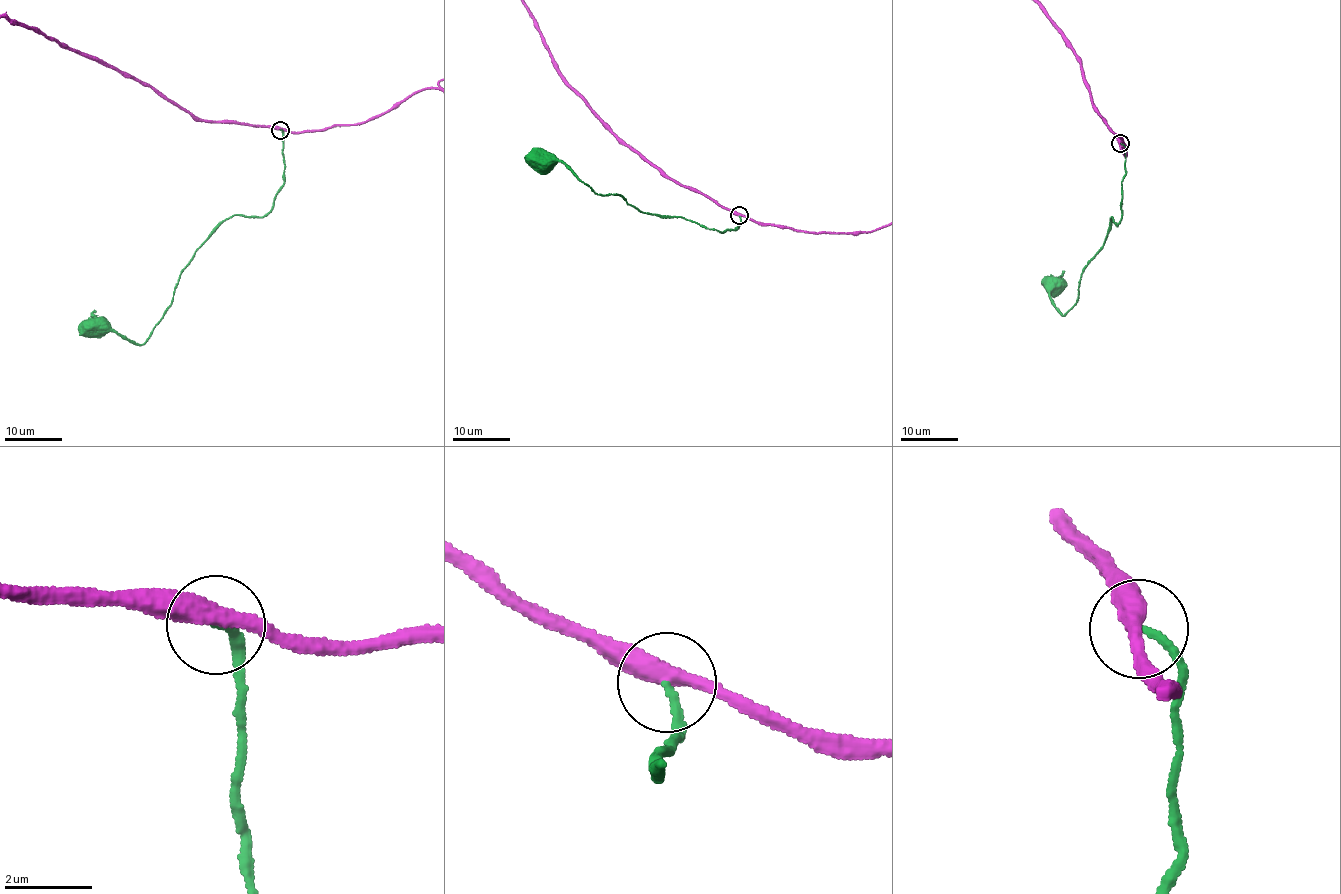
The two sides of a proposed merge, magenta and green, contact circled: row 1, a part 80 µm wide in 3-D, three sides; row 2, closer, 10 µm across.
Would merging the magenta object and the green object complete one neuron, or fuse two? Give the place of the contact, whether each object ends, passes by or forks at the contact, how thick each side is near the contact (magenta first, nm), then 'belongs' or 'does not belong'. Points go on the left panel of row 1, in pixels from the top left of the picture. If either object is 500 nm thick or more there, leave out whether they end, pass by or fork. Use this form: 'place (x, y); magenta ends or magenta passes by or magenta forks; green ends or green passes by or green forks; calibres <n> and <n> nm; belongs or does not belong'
place (280, 130); magenta passes by; green ends; calibres 400 and 170 nm; does not belong

